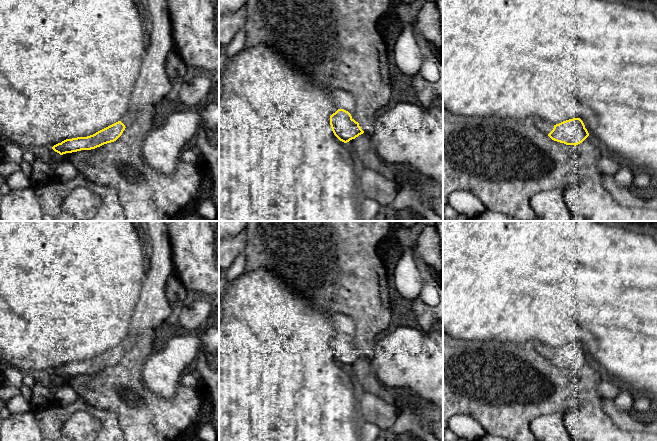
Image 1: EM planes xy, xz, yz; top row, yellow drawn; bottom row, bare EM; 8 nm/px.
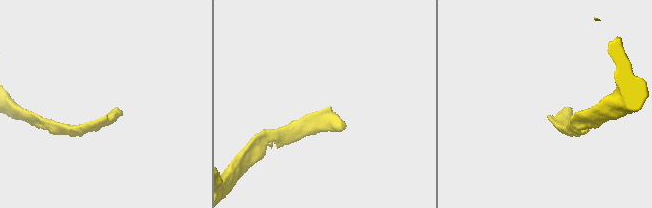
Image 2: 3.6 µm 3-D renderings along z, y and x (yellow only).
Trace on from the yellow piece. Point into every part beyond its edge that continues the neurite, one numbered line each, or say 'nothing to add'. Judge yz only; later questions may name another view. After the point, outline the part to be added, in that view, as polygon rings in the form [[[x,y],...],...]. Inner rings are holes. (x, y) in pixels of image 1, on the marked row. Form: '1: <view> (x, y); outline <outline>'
1: yz (546, 127); outline [[[541,118],[535,119],[535,125],[541,132],[546,135],[548,135],[554,128],[554,125],[552,123],[542,120]]]

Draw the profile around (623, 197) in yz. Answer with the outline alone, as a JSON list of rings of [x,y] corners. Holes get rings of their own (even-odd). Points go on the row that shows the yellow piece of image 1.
[[[602,175],[601,184],[609,192],[611,197],[622,206],[638,208],[649,207],[657,210],[657,195],[649,201],[643,200],[629,190],[620,188],[616,184],[614,176],[610,175]]]

